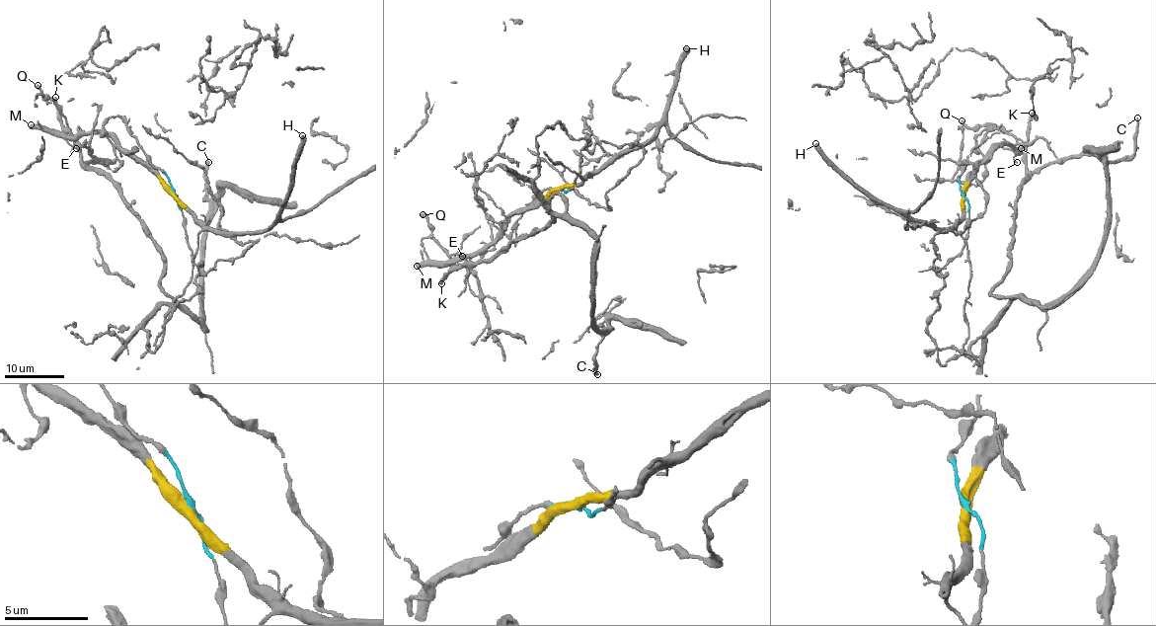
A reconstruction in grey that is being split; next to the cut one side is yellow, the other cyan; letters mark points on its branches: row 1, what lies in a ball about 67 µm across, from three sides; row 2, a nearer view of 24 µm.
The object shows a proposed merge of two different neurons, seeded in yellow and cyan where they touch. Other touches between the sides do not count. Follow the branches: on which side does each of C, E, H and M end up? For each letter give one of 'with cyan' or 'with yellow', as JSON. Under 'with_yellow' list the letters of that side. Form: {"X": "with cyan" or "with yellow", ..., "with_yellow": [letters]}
{"C": "with cyan", "E": "with yellow", "H": "with yellow", "M": "with yellow", "with_yellow": ["E", "H", "M"]}

